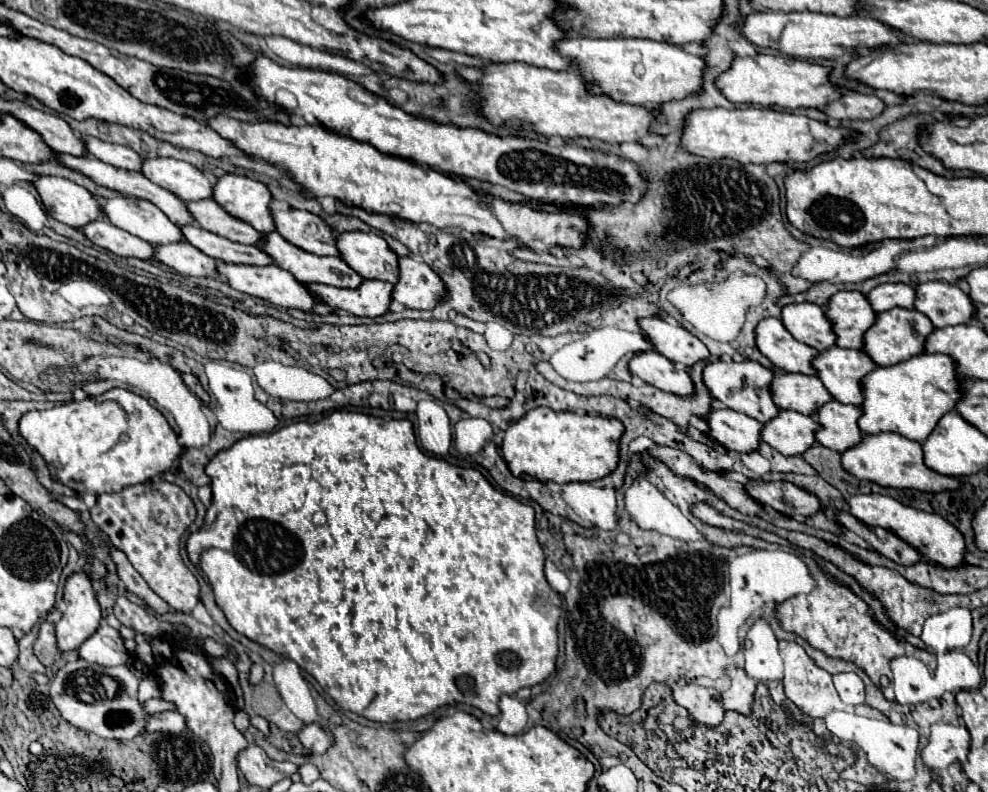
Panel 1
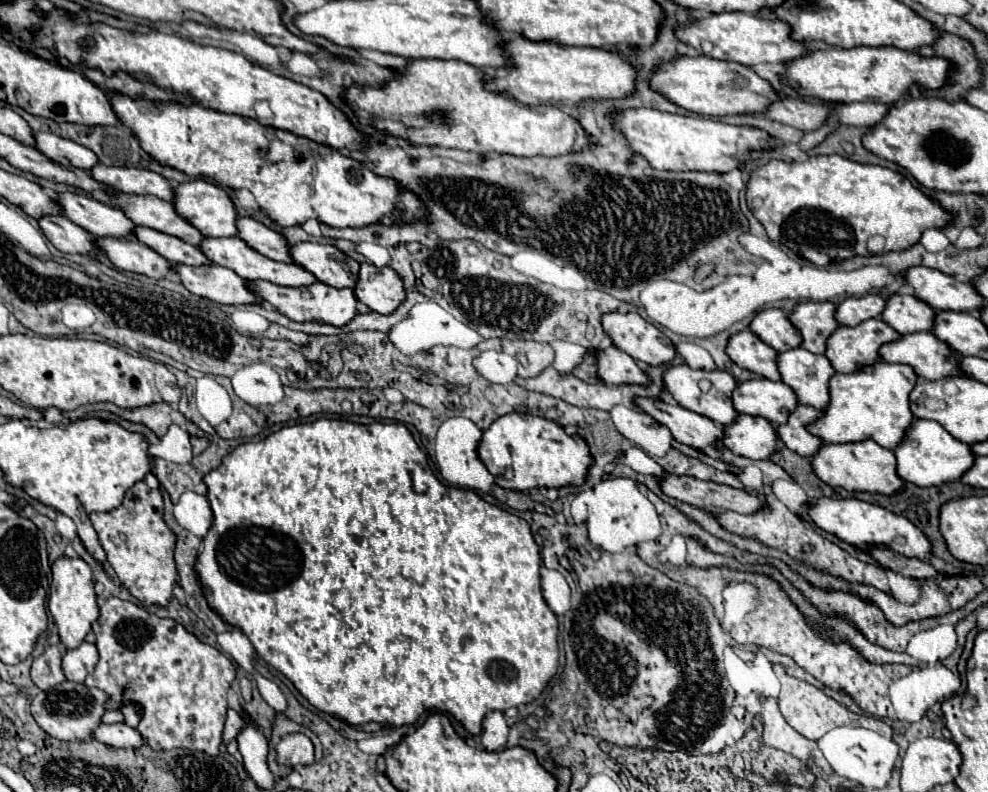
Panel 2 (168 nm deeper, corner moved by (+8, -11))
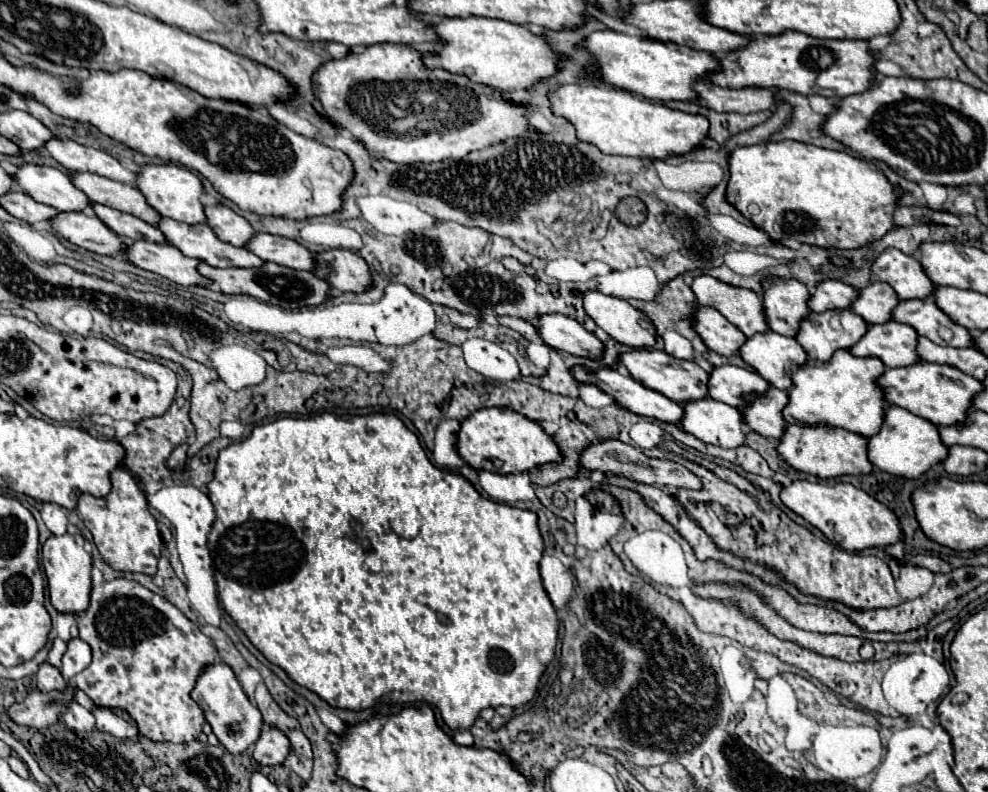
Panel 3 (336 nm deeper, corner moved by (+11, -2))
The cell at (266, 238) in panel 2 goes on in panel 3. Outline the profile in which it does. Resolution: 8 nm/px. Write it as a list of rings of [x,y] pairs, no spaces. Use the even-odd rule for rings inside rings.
[[[204,205],[204,215],[206,215],[206,225],[212,227],[212,231],[216,231],[216,237],[224,243],[242,247],[254,235],[252,225],[228,207]]]

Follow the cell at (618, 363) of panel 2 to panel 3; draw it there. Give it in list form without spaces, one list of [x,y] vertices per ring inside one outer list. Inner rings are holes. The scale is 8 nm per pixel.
[[[558,313],[540,315],[536,331],[542,337],[542,341],[552,349],[562,349],[566,353],[592,359],[602,357],[604,351],[602,341],[594,333],[586,331],[582,323],[568,319],[564,315]]]

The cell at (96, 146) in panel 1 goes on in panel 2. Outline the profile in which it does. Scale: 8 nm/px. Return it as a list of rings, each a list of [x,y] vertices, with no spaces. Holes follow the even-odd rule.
[[[35,132],[35,140],[37,140],[35,148],[39,152],[43,152],[51,160],[61,162],[65,166],[77,166],[83,170],[91,170],[95,164],[99,164],[99,158],[95,156],[95,152],[91,152],[89,148],[73,140],[55,136],[51,132]]]

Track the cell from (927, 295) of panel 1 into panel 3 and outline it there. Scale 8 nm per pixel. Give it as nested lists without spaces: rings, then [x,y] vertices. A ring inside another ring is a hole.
[[[872,281],[870,285],[856,291],[856,299],[850,305],[850,311],[860,315],[868,325],[890,321],[892,309],[898,305],[898,297],[888,287],[888,283]]]

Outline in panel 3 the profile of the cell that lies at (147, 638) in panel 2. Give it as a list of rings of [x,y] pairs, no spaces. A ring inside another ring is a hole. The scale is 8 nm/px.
[[[120,577],[92,587],[90,605],[78,615],[78,631],[80,639],[92,647],[92,663],[74,677],[74,683],[96,705],[128,713],[140,733],[152,741],[186,743],[198,737],[204,725],[204,711],[190,699],[190,691],[200,671],[214,663],[216,657],[214,649],[208,645],[208,637],[180,609],[140,583]]]

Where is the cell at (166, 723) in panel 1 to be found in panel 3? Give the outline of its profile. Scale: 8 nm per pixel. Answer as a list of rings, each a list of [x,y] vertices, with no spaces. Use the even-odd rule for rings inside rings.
[[[68,703],[68,711],[60,715],[60,721],[66,723],[66,727],[74,731],[94,731],[94,717],[86,707],[80,707],[78,703]]]

